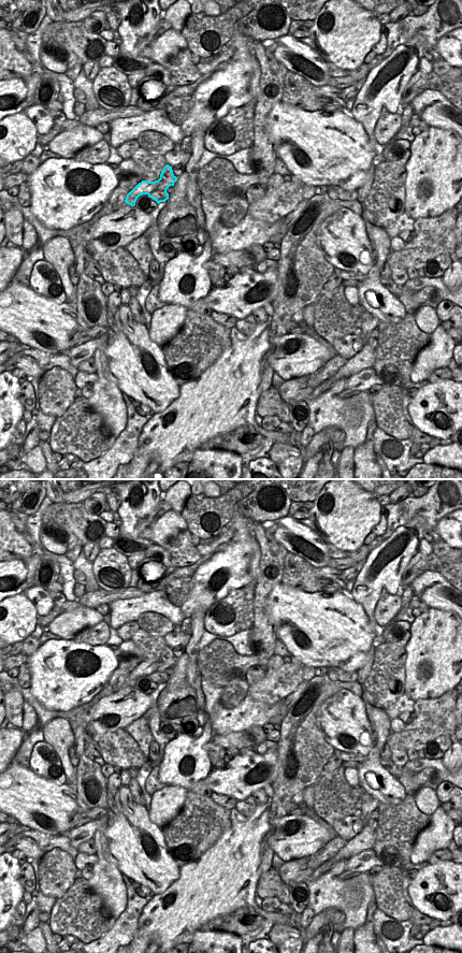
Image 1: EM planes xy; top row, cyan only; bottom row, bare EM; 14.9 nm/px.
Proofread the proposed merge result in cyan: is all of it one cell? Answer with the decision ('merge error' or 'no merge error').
merge error

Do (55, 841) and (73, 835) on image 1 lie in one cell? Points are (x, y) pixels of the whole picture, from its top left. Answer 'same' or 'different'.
different

